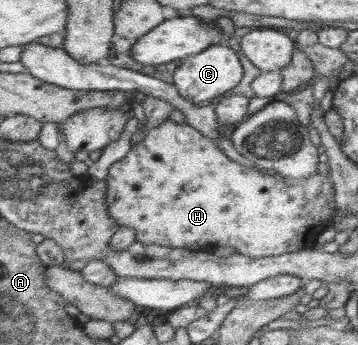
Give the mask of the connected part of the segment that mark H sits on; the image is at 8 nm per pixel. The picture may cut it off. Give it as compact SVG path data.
M173 120L164 121L159 127L150 128L146 131L146 137L140 146L135 146L126 157L116 162L108 169L106 182L106 203L108 203L108 213L114 217L119 227L130 227L134 229L136 242L147 245L159 244L164 248L181 248L189 251L212 251L217 247L232 247L239 255L250 258L266 258L271 256L293 253L296 251L315 249L315 243L319 233L328 228L330 215L336 209L335 188L329 174L316 173L312 177L305 179L290 179L277 175L269 175L266 170L257 171L246 165L236 163L228 158L215 144L213 139L205 137L200 131L193 129L186 123L178 125Z

